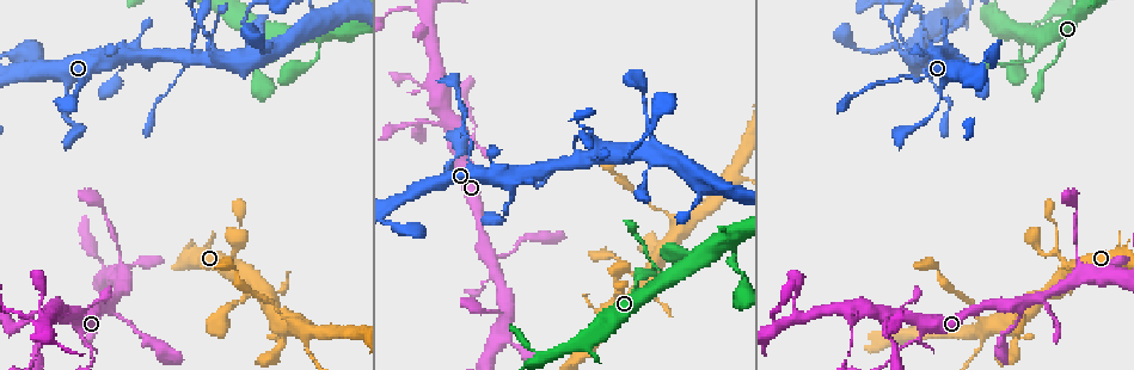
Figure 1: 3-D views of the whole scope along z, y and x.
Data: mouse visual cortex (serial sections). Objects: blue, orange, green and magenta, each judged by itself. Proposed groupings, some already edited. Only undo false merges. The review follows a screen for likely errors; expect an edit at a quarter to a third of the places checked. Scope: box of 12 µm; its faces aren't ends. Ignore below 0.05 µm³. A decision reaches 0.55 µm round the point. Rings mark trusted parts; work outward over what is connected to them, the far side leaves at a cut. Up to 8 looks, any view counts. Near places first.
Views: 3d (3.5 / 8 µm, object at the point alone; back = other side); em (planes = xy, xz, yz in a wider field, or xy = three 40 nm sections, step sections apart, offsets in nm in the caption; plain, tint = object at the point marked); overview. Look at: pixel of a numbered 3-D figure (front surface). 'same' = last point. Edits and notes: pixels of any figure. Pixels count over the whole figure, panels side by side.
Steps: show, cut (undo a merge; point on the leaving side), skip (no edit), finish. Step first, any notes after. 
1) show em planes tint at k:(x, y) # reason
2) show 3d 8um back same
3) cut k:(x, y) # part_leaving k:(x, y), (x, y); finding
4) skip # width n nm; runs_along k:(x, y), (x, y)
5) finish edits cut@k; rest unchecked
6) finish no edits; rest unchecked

show 3d 3.5um at 1:(920, 337) # two arms in line, one across

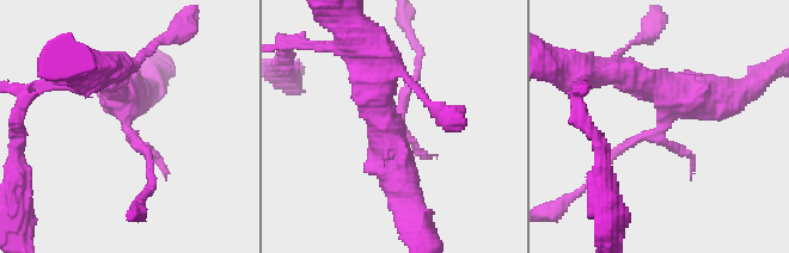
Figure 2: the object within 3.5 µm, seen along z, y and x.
show em planes tint at 2:(660, 125) # now the EM

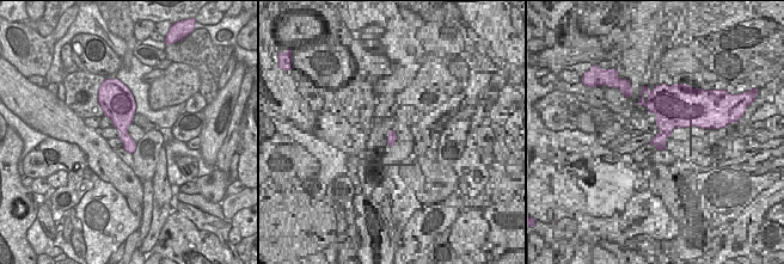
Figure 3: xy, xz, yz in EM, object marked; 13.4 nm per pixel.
skip # runs_along 2:(709, 97), (603, 167); all the same cell

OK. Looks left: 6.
show 3d 8um at 1:(217, 61) # sharp bend

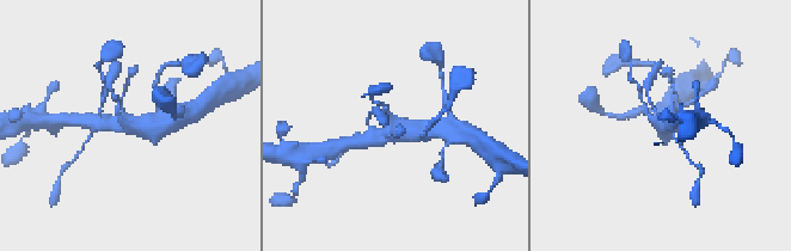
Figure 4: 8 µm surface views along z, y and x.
show 3d 3.5um at 4:(123, 126) # zoom in

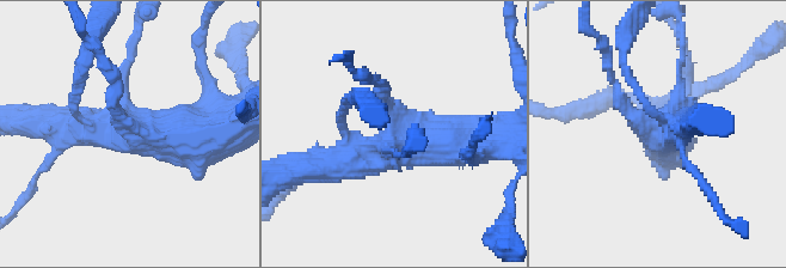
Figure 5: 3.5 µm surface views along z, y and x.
show em xy step 1 tint at 5:(398, 145) # now the EM

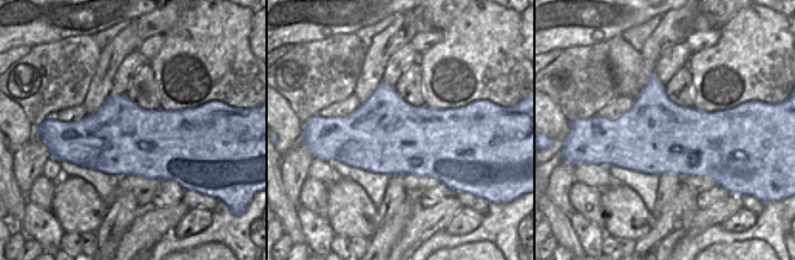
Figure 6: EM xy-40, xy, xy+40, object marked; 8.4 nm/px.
skip # runs_along 5:(320, 165), (357, 150), (481, 141); continuous, no second cell

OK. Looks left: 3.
show 3d 3.5um at 1:(275, 61) # thick turns thin

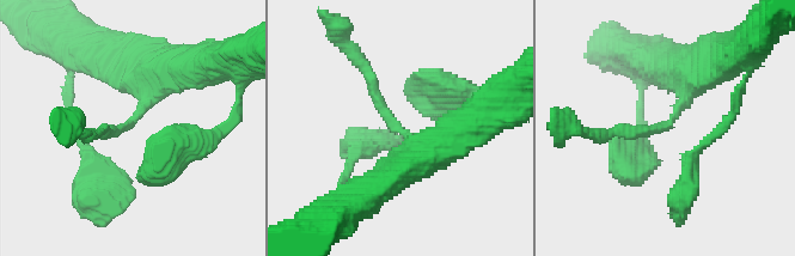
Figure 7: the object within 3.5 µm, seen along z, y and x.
show em xy step 3 tint at 7:(133, 118) # arm_widths 150, 450 nm

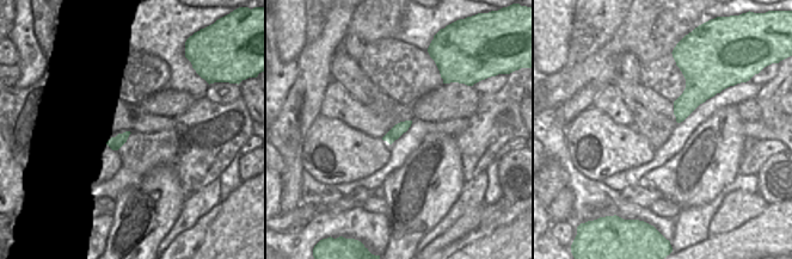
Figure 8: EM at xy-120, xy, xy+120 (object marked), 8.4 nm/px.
skip # runs_along 7:(714, 60), (665, 126), (606, 133); continuous, no second cell

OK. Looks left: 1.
finish no edits; rest unchecked

